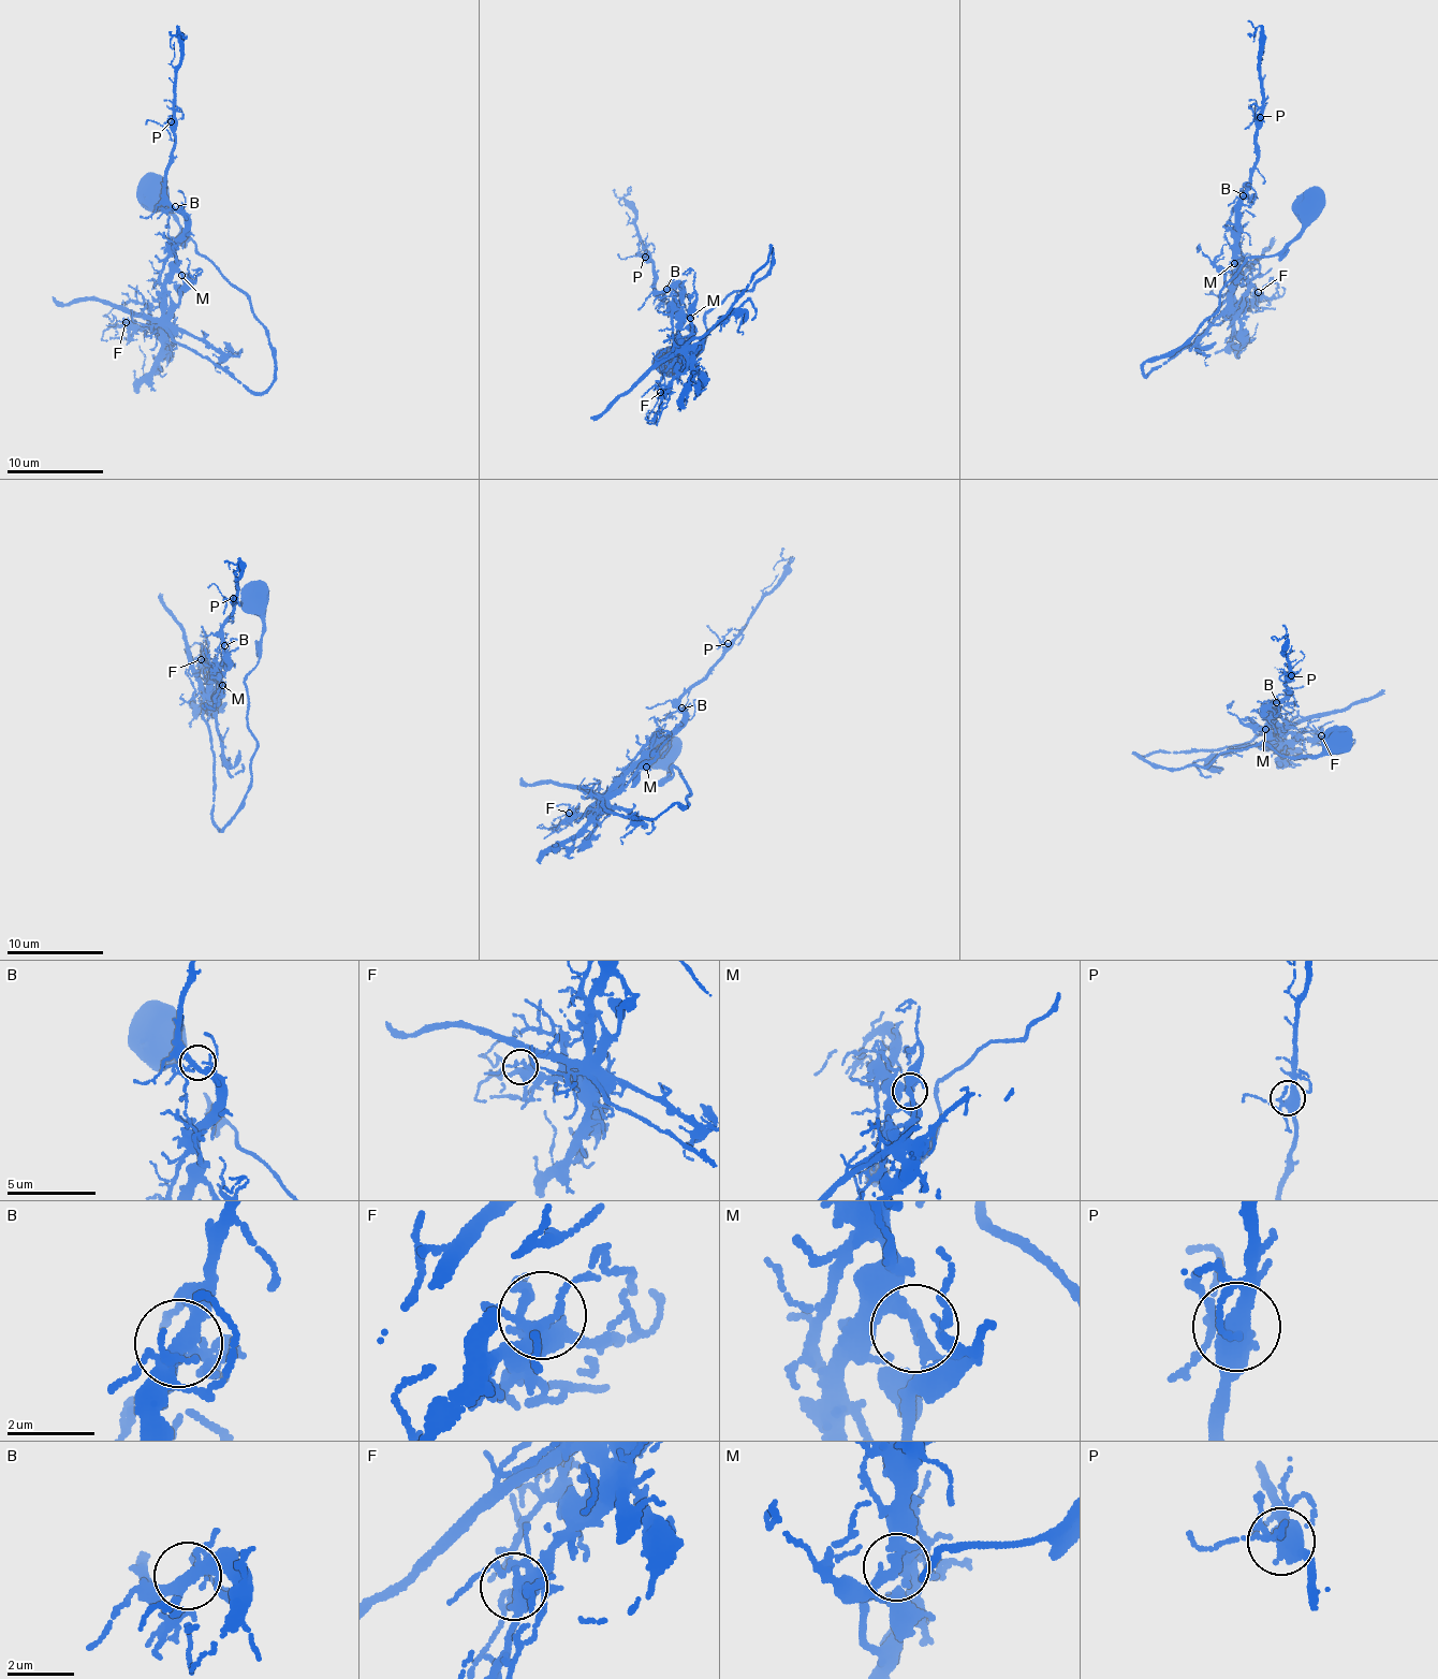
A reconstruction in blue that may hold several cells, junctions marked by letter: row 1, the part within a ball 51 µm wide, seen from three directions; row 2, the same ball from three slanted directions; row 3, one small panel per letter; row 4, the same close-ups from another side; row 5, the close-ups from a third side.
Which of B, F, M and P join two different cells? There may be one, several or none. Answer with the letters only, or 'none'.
M

